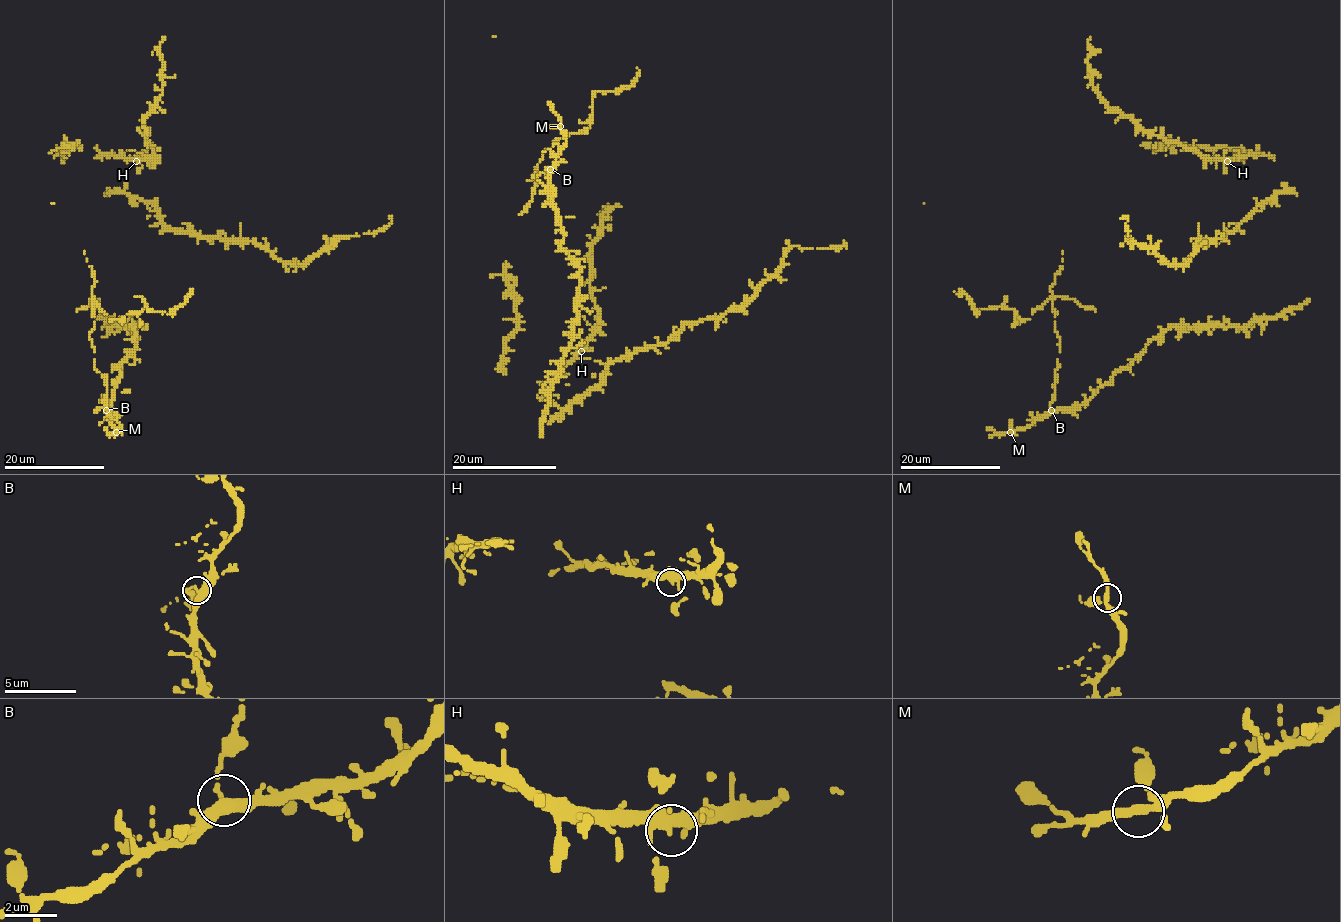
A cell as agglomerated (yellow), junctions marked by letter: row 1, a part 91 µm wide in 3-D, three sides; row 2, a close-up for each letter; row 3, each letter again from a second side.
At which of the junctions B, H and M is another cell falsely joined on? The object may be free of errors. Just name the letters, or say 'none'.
B

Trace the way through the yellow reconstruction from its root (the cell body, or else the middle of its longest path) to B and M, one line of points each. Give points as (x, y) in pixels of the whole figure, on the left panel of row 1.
B: (135, 342), (135, 347), (118, 366), (120, 379), (106, 410)
M: (135, 342), (135, 347), (118, 366), (120, 379), (106, 407), (121, 427), (116, 432)

